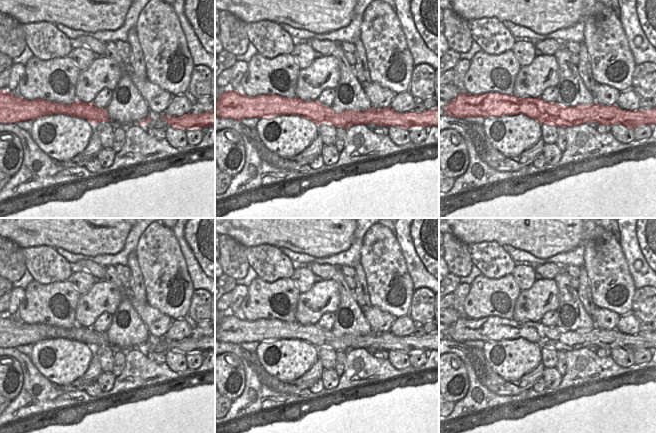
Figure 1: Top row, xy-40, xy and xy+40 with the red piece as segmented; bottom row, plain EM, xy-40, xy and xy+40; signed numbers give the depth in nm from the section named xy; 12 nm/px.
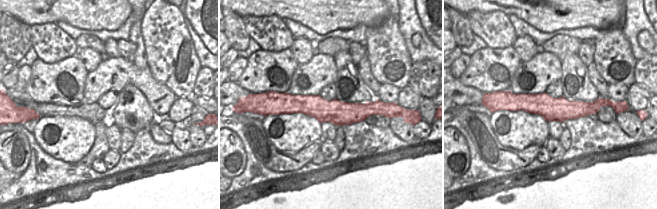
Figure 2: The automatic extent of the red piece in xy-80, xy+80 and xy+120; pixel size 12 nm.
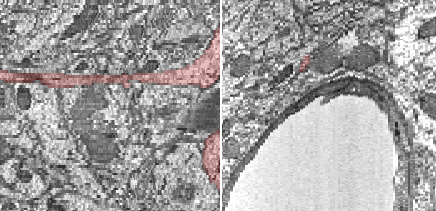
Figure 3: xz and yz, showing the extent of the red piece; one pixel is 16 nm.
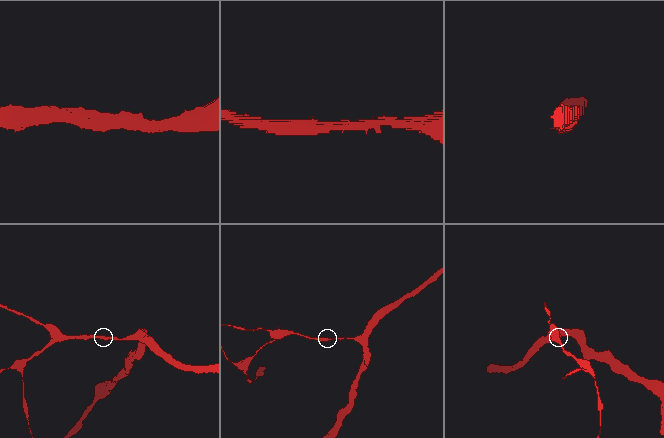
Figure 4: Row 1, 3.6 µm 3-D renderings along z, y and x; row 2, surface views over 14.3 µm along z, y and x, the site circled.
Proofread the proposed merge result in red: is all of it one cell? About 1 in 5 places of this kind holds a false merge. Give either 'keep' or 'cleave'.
keep

